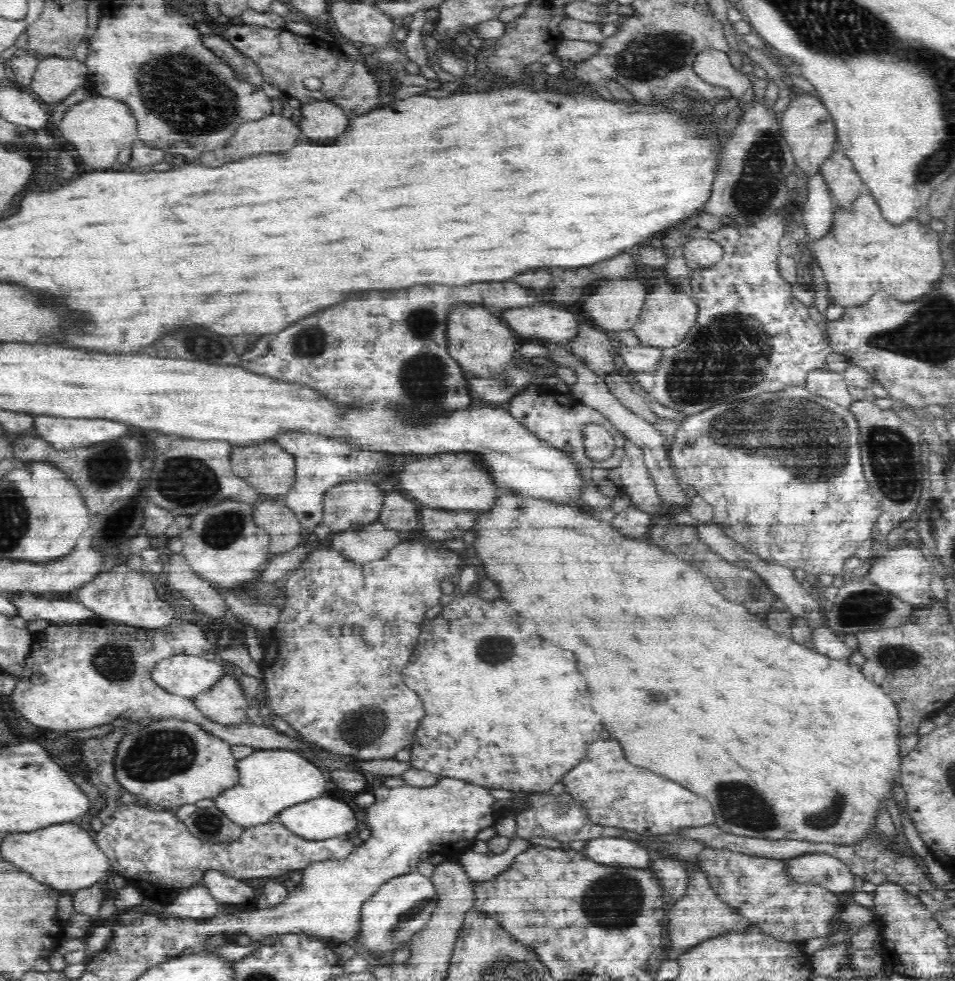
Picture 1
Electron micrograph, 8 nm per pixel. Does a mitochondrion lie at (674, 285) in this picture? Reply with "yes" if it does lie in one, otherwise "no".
no

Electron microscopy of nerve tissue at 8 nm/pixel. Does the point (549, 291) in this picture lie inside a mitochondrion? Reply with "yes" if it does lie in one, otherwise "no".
no

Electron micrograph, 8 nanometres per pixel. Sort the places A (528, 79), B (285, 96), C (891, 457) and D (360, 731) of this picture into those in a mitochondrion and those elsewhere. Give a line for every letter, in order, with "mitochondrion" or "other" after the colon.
A: other
B: other
C: mitochondrion
D: mitochondrion

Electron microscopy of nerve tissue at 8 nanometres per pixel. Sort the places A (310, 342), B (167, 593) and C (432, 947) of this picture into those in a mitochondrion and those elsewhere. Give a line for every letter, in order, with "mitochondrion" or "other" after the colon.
A: mitochondrion
B: other
C: other

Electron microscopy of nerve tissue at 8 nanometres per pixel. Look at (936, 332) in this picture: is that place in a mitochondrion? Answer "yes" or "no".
yes

